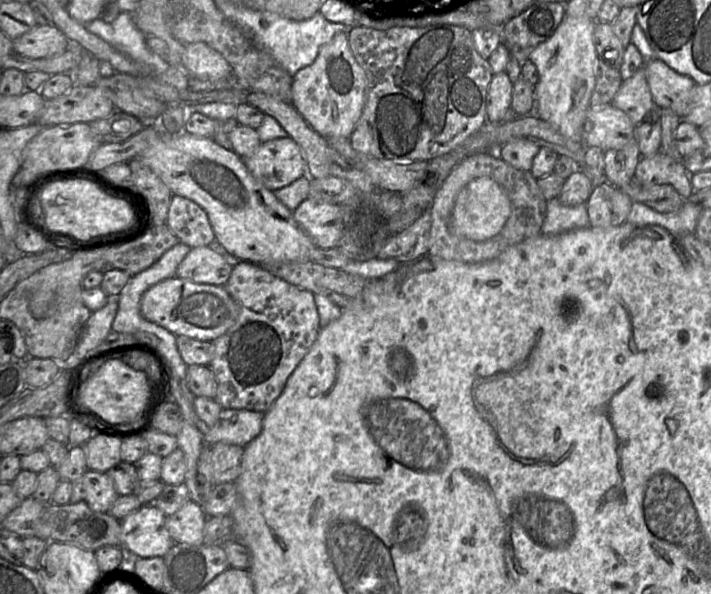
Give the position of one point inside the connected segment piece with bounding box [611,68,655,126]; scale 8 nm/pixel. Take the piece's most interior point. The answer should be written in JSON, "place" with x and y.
{"place":[634,98]}

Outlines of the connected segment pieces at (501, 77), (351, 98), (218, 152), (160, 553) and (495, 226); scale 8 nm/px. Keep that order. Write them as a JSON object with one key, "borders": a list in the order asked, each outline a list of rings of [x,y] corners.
{"borders":[[[[506,71],[493,74],[486,96],[486,119],[491,123],[502,123],[510,115],[513,83]]],[[[347,32],[336,34],[320,48],[311,65],[295,73],[291,93],[292,105],[319,135],[350,137],[365,105],[367,78],[350,50]]],[[[182,132],[178,135],[161,135],[155,143],[150,145],[140,156],[140,159],[148,165],[170,189],[173,195],[188,198],[207,213],[208,219],[215,234],[216,242],[218,242],[230,255],[240,261],[247,261],[259,266],[267,266],[268,264],[281,264],[285,262],[311,262],[311,253],[316,247],[311,238],[297,225],[293,217],[293,212],[289,210],[282,202],[278,200],[274,192],[264,187],[252,174],[248,171],[243,159],[234,151],[229,151],[218,145],[211,138],[205,138]]],[[[154,504],[142,505],[120,520],[122,547],[139,558],[164,557],[174,544],[166,527],[166,518],[164,512]]],[[[488,176],[470,181],[457,195],[450,216],[450,228],[458,236],[484,241],[497,235],[511,213],[511,203],[500,185]]]]}

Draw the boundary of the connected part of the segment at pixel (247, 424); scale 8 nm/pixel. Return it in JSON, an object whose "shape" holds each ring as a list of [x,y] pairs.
{"shape":[[[222,409],[219,419],[204,435],[208,445],[225,442],[246,446],[263,427],[264,414],[246,409]]]}

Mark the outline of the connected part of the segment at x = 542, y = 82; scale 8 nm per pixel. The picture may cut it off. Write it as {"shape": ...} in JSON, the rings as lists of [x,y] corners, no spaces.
{"shape":[[[566,16],[545,42],[537,45],[528,60],[537,67],[539,81],[535,87],[536,114],[565,137],[583,143],[583,126],[595,87],[597,52],[594,43],[595,20]]]}

